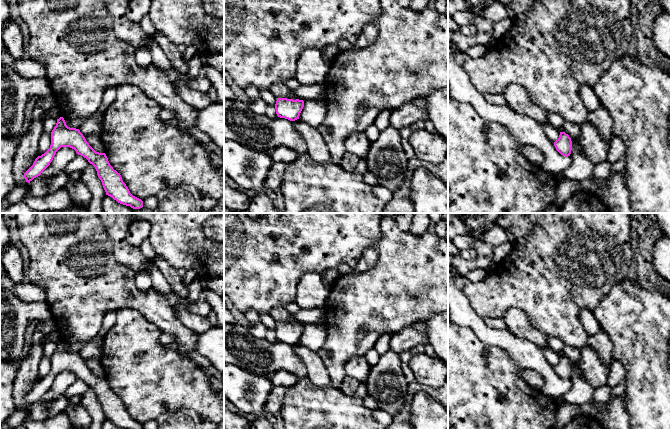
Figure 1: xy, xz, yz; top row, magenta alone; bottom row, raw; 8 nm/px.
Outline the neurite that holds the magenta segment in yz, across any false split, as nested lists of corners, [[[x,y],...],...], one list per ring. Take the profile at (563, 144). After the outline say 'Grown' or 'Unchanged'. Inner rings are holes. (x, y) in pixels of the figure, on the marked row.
[[[560,132],[559,138],[554,142],[556,150],[563,156],[568,157],[572,150],[572,141],[568,134]]]. Unchanged

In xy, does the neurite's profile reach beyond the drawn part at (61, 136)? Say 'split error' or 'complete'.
complete

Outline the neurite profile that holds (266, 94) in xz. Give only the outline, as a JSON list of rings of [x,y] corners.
[[[260,88],[260,95],[261,98],[271,106],[275,106],[277,98],[275,95],[272,94],[272,92],[269,89]]]

